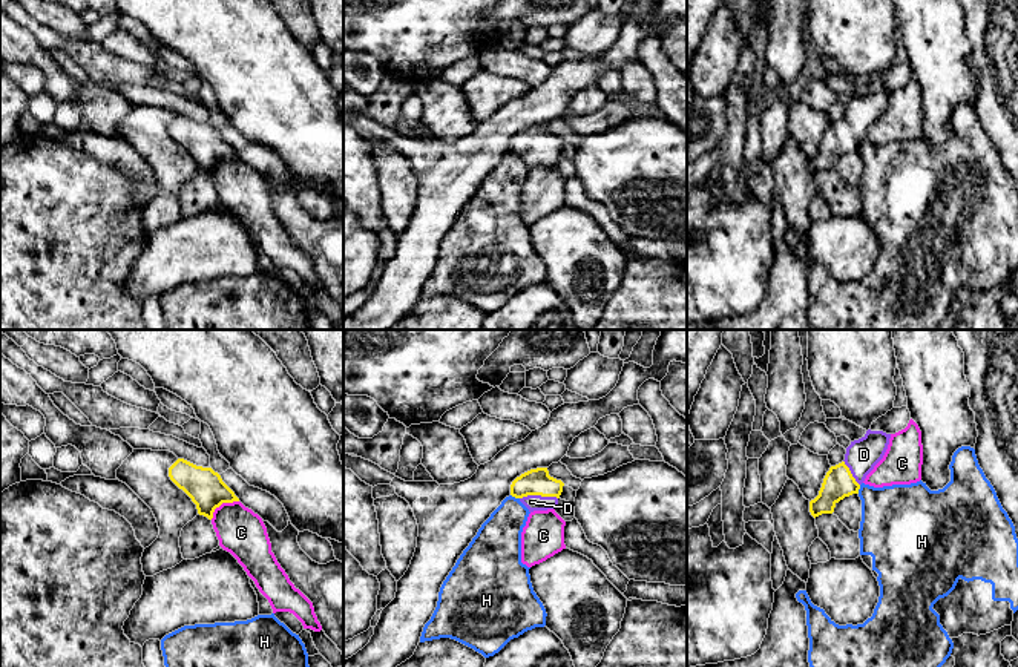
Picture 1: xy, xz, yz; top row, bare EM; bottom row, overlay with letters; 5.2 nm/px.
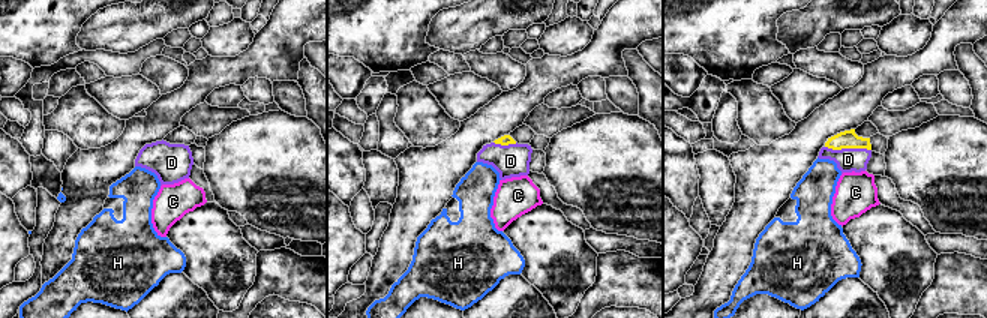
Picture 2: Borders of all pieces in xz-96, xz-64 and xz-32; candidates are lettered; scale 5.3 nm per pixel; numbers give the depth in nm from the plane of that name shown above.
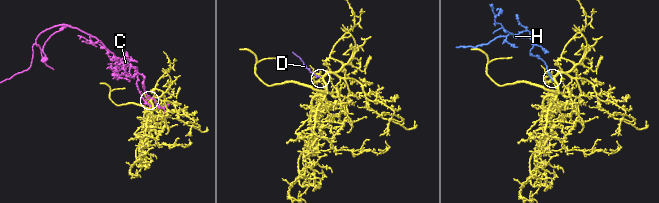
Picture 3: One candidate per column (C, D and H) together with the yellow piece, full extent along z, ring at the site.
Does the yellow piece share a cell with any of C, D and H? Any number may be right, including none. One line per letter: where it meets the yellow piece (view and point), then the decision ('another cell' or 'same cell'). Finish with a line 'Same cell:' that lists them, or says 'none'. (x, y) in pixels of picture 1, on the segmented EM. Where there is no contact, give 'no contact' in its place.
C: xy (221, 503) | another cell
D: xz (538, 494) | same cell
H: xz (515, 497) | another cell
Same cell: D

